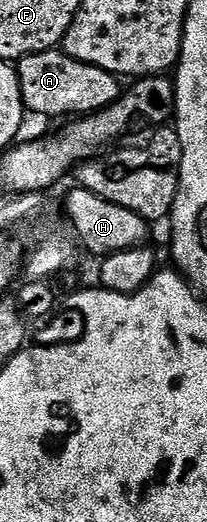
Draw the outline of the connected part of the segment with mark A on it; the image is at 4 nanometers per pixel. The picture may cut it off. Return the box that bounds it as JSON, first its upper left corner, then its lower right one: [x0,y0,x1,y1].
[17,47,121,117]

